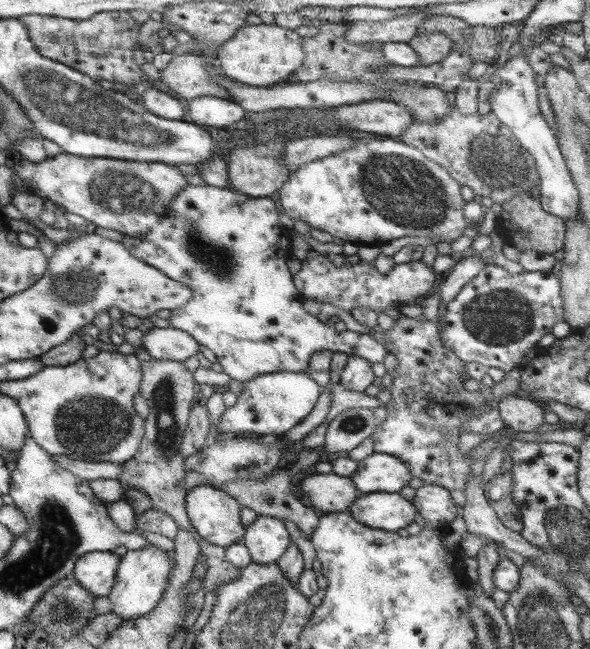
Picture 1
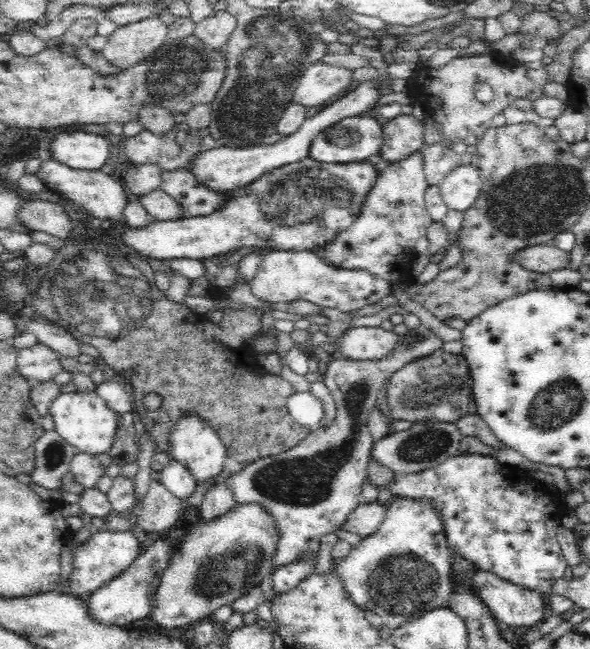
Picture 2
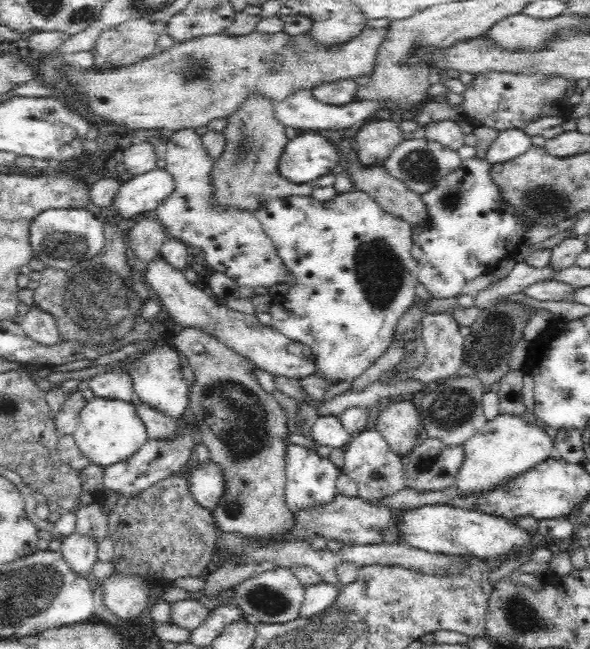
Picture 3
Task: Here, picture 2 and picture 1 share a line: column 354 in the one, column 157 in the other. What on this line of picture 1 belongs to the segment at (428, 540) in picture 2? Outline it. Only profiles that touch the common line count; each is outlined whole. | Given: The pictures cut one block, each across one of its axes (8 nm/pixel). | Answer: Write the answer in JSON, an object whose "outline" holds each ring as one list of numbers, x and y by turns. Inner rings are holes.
{"outline":[[152,544,135,551,128,551,121,557,116,585,110,595,114,602,114,614,126,620,148,615,154,611,158,607,158,603,164,599,164,593,168,589,173,563,164,549,159,549]]}

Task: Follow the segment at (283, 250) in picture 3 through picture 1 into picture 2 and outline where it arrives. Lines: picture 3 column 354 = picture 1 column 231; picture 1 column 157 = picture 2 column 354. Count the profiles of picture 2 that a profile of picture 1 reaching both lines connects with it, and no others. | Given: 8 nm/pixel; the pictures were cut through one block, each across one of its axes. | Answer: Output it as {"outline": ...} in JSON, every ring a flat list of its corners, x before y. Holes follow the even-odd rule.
{"outline":[[422,150,411,153,405,160,400,160,394,164,388,165,379,173,378,179,372,188,372,191,366,196,362,202,362,210,358,214,354,224,338,234,330,244,326,244,324,248,314,250,318,252,318,257,322,260,330,260,330,264,338,264,338,268,348,269,366,269,372,275,386,279,393,288,405,285,411,280,410,270,412,263,415,261,415,245,418,238,427,235,428,227,433,223,434,217,428,214,425,205,425,194,429,188,428,182,425,180,423,172,423,154]]}

